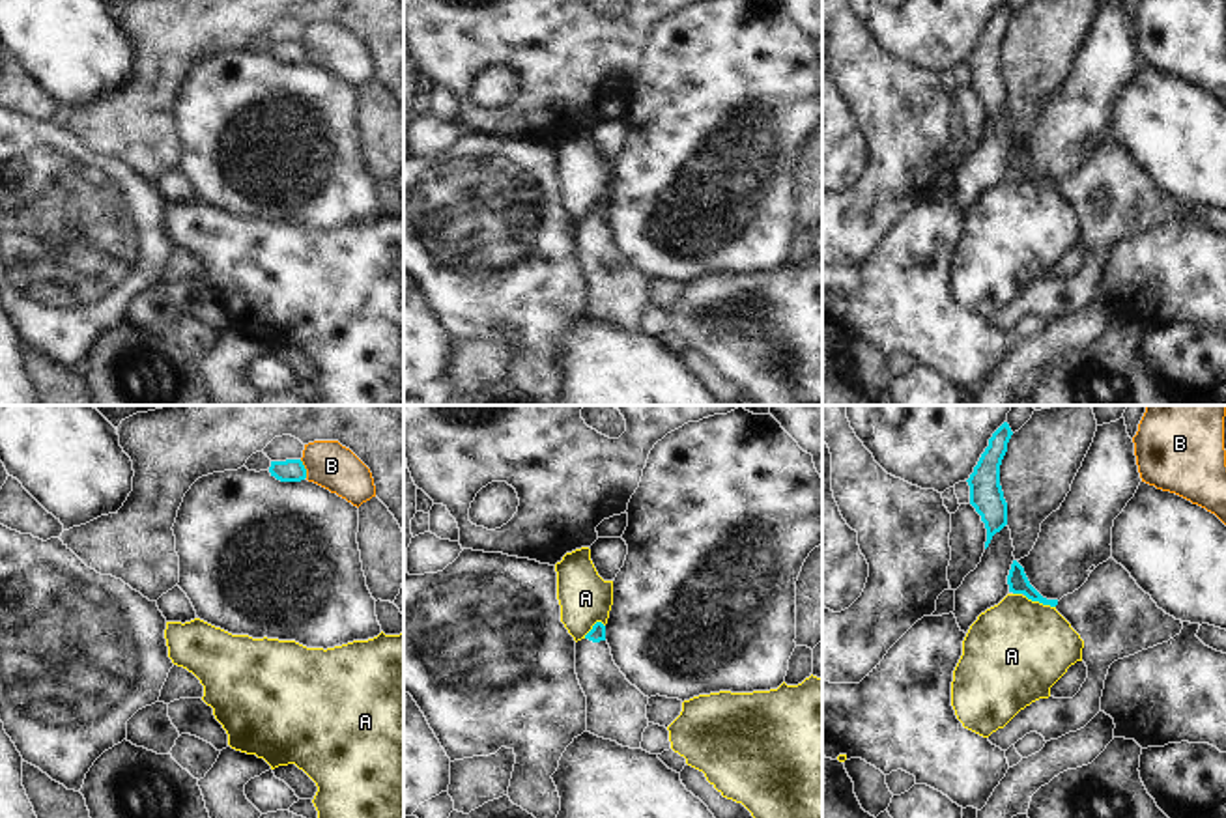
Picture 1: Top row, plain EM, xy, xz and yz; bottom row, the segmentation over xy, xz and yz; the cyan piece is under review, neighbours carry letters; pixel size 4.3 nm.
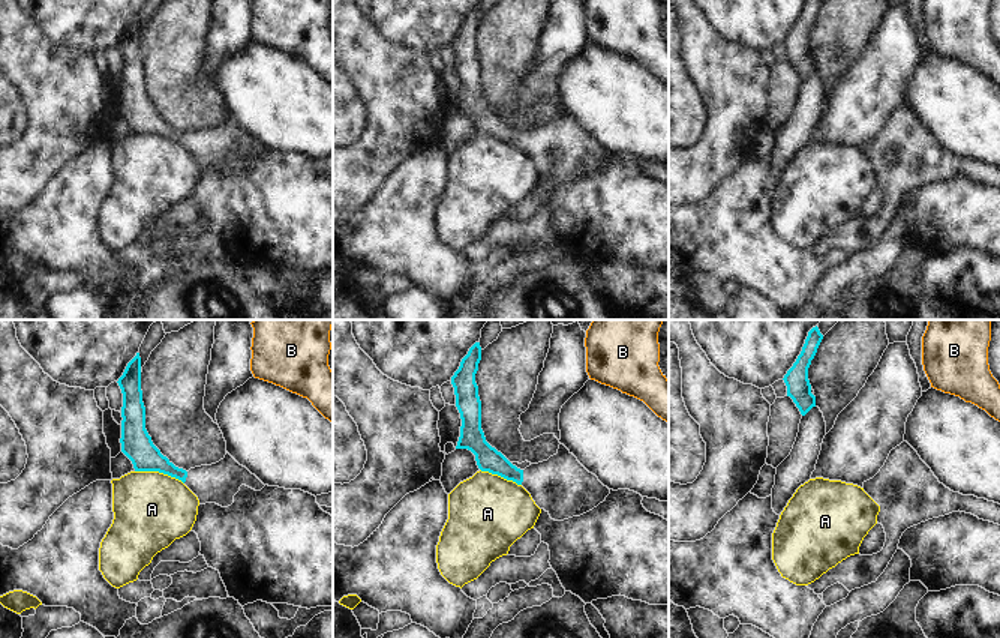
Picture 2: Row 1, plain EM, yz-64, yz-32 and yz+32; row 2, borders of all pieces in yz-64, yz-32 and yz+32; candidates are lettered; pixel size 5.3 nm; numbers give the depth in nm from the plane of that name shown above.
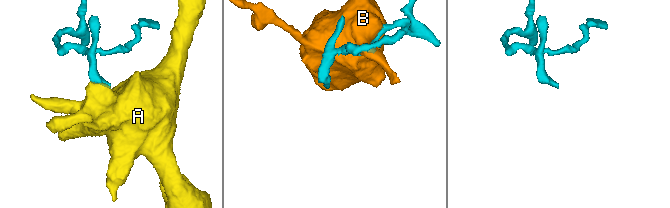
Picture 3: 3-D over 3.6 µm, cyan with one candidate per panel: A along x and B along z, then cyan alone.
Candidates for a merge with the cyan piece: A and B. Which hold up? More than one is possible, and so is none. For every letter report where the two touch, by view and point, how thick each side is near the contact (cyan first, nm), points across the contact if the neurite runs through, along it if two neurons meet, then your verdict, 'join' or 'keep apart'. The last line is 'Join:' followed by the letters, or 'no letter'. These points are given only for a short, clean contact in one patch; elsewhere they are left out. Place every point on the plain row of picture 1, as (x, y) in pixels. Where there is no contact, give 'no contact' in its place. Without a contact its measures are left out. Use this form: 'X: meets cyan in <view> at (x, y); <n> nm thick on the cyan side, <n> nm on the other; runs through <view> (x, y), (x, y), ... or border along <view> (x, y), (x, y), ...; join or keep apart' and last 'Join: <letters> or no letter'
A: meets cyan in yz at (1040, 183); 90 nm thick on the cyan side, 440 nm on the other; border along yz (1025, 176), (1054, 189); keep apart
B: meets cyan in xy at (305, 51); 100 nm thick on the cyan side, 200 nm on the other; keep apart
Join: no letter

